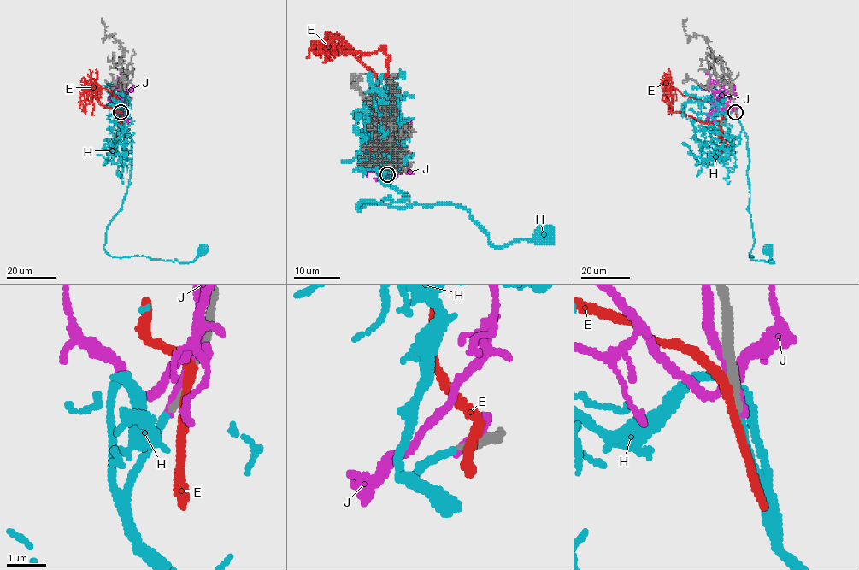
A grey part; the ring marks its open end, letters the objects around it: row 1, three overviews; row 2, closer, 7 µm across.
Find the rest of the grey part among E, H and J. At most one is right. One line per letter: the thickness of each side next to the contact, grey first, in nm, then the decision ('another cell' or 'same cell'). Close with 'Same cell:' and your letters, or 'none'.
E: 240/220 nm | another cell
H: 180/180 nm | same cell
J: 280/160 nm | another cell
Same cell: H

